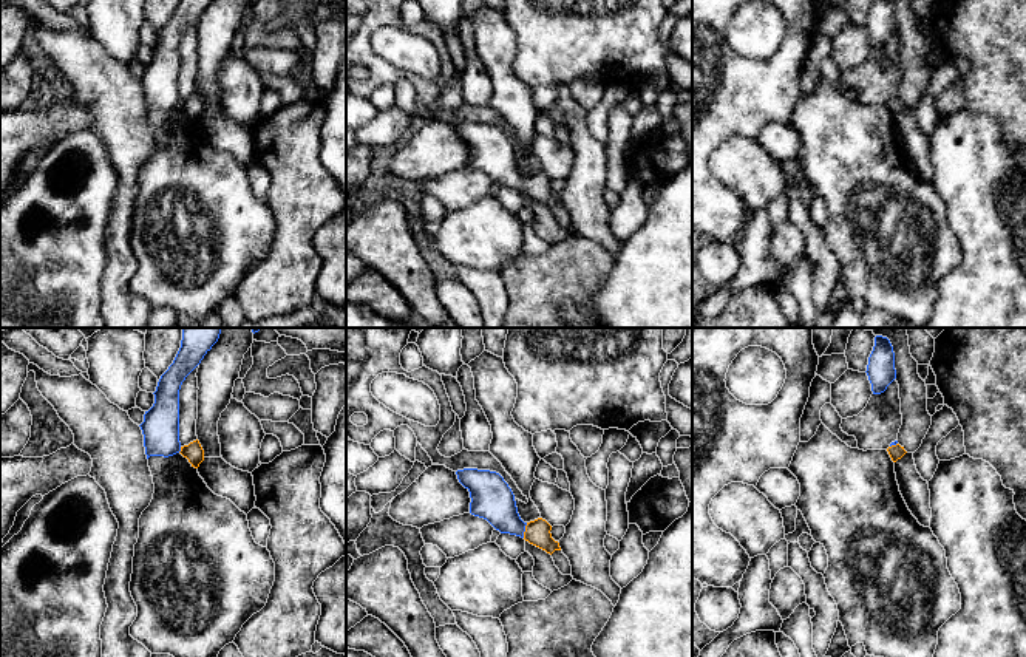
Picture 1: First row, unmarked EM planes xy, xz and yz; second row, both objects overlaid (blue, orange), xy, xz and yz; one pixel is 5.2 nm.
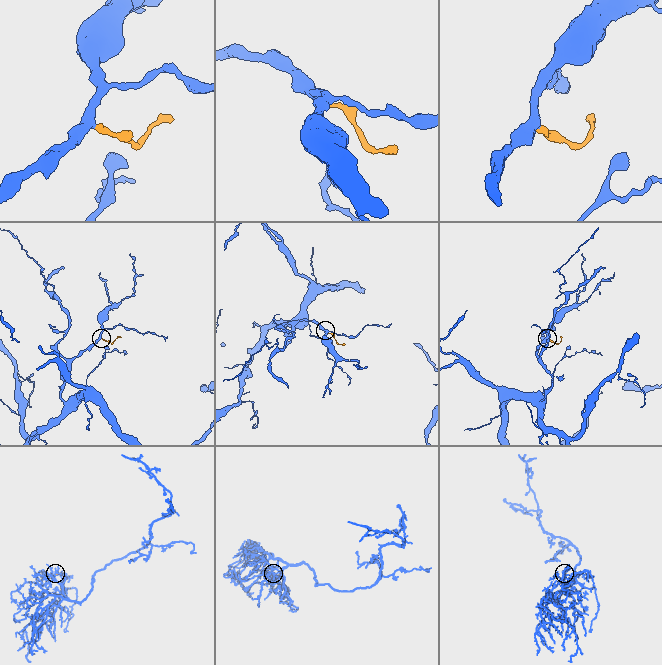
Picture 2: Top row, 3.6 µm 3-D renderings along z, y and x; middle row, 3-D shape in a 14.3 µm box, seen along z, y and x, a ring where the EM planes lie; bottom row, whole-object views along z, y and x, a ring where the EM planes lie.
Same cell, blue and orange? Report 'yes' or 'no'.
yes

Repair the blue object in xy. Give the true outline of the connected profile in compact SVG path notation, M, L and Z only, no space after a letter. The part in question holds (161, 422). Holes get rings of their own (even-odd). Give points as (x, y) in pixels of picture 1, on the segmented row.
M182 328L181 348L173 363L161 376L153 393L155 403L145 411L144 422L139 425L147 459L181 453L195 468L204 461L204 450L198 439L184 447L179 442L179 390L185 377L218 342L221 329Z

